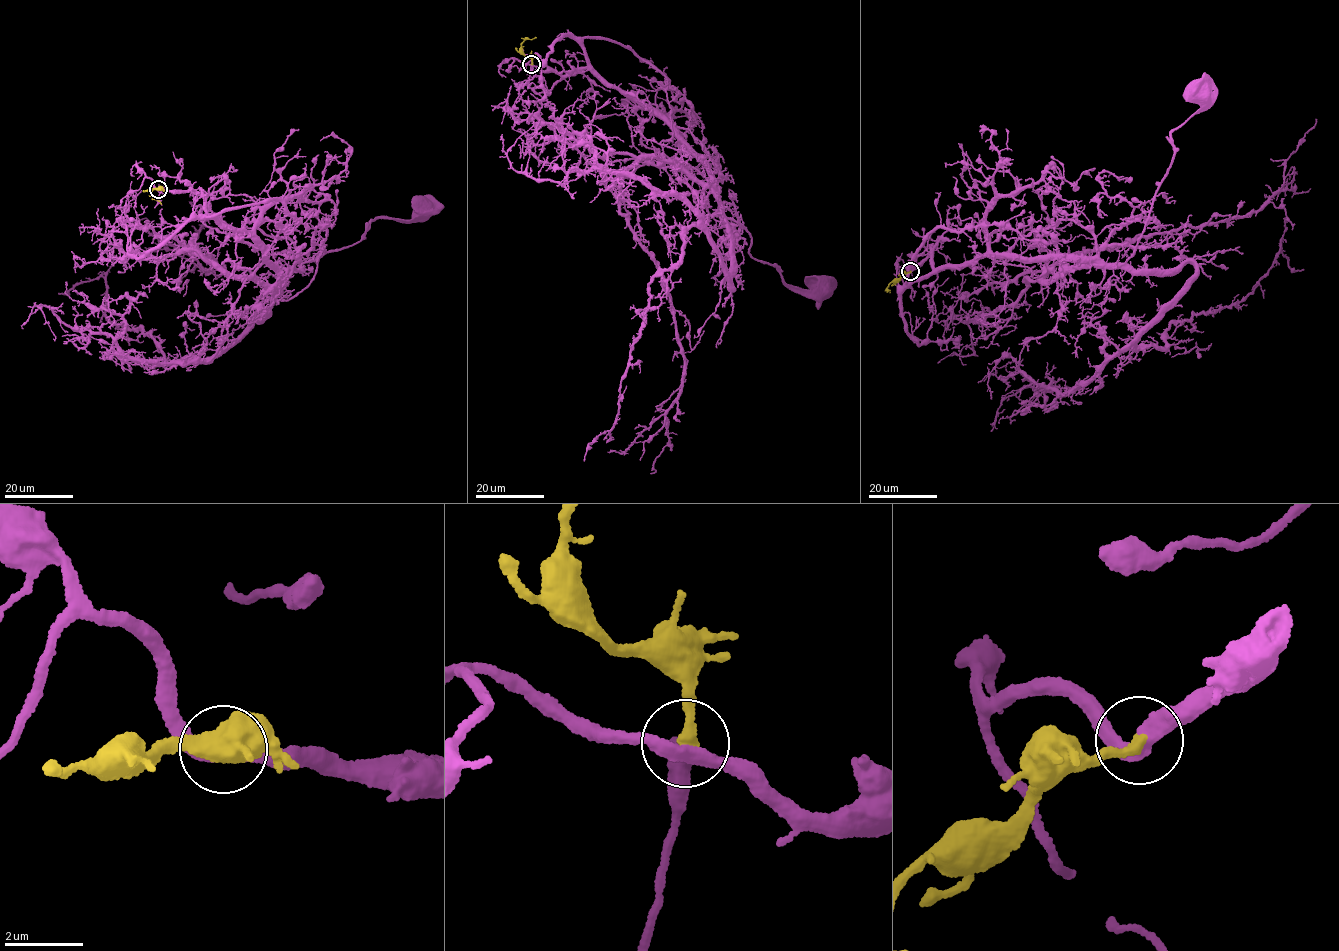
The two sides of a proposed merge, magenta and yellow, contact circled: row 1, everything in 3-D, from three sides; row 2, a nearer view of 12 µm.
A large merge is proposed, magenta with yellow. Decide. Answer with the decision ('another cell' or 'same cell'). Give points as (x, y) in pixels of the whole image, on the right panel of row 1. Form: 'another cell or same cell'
same cell

